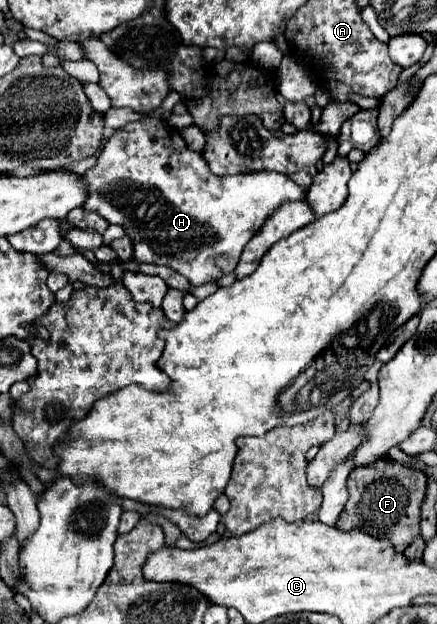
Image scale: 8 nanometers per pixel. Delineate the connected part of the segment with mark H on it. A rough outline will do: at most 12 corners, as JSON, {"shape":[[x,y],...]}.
{"shape":[[175,127],[117,129],[83,207],[133,263],[217,281],[273,209],[281,173],[213,175]]}

